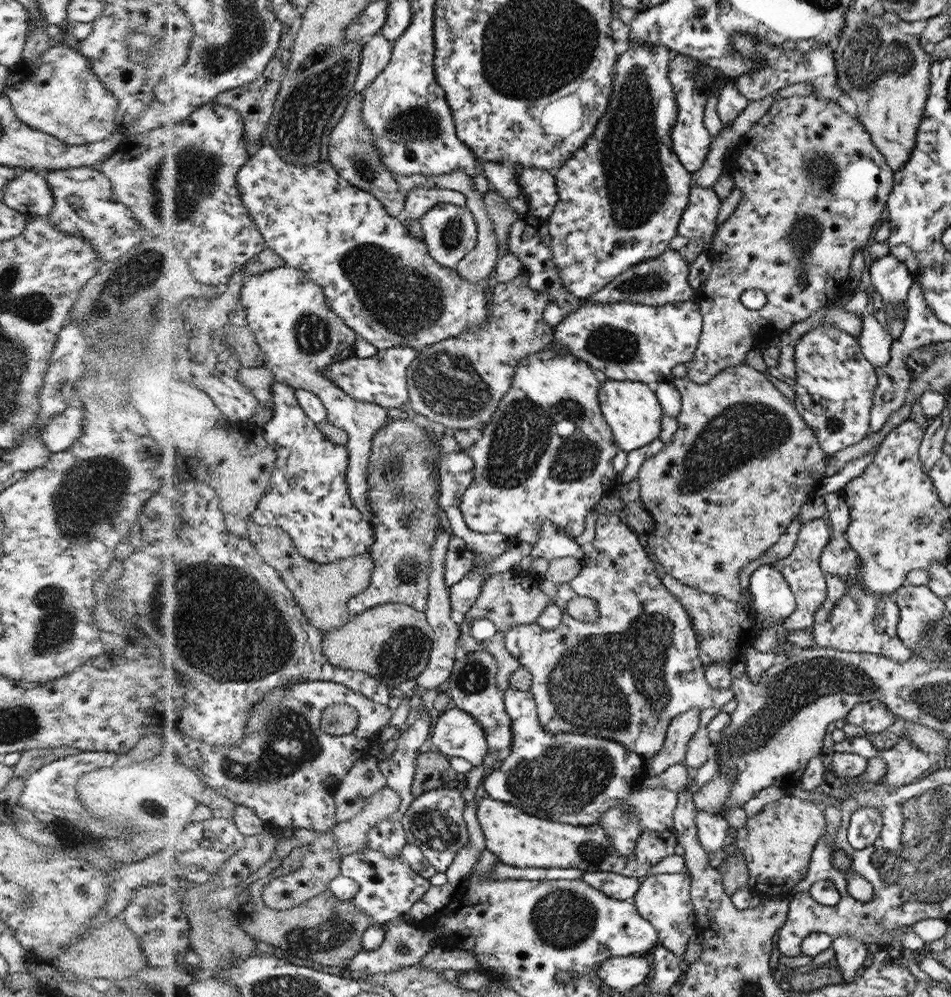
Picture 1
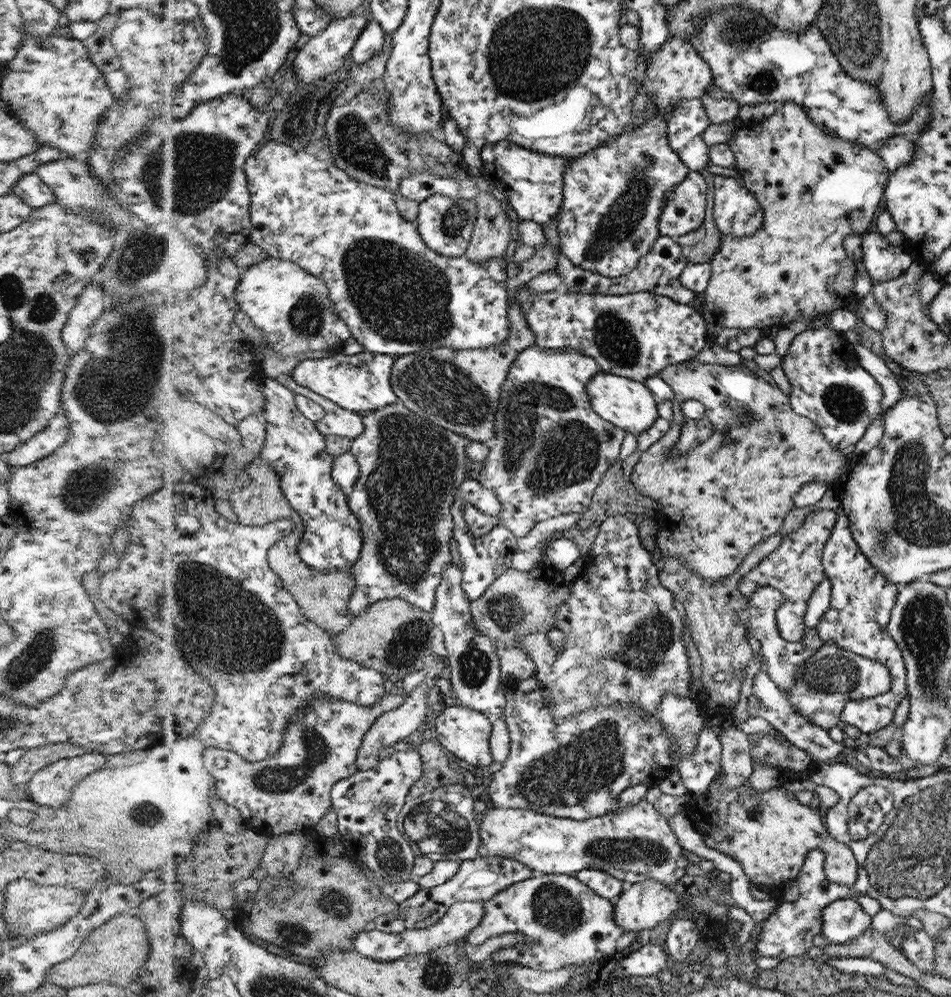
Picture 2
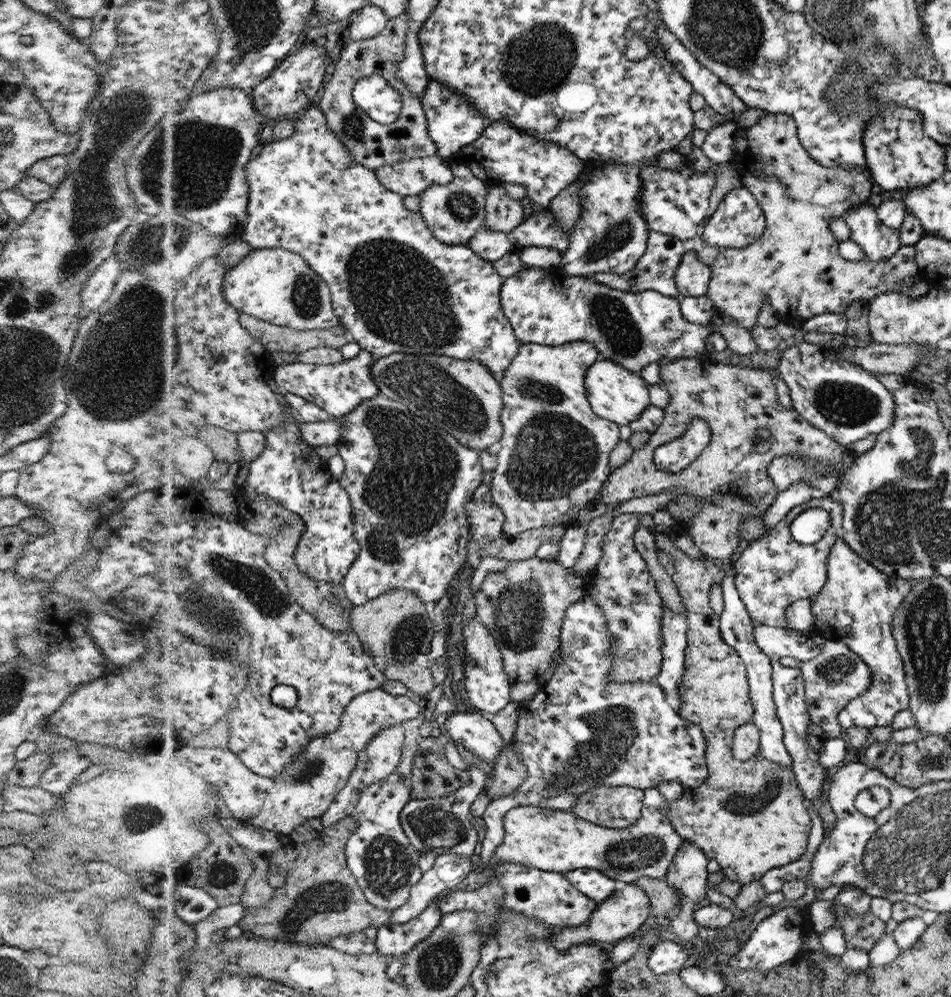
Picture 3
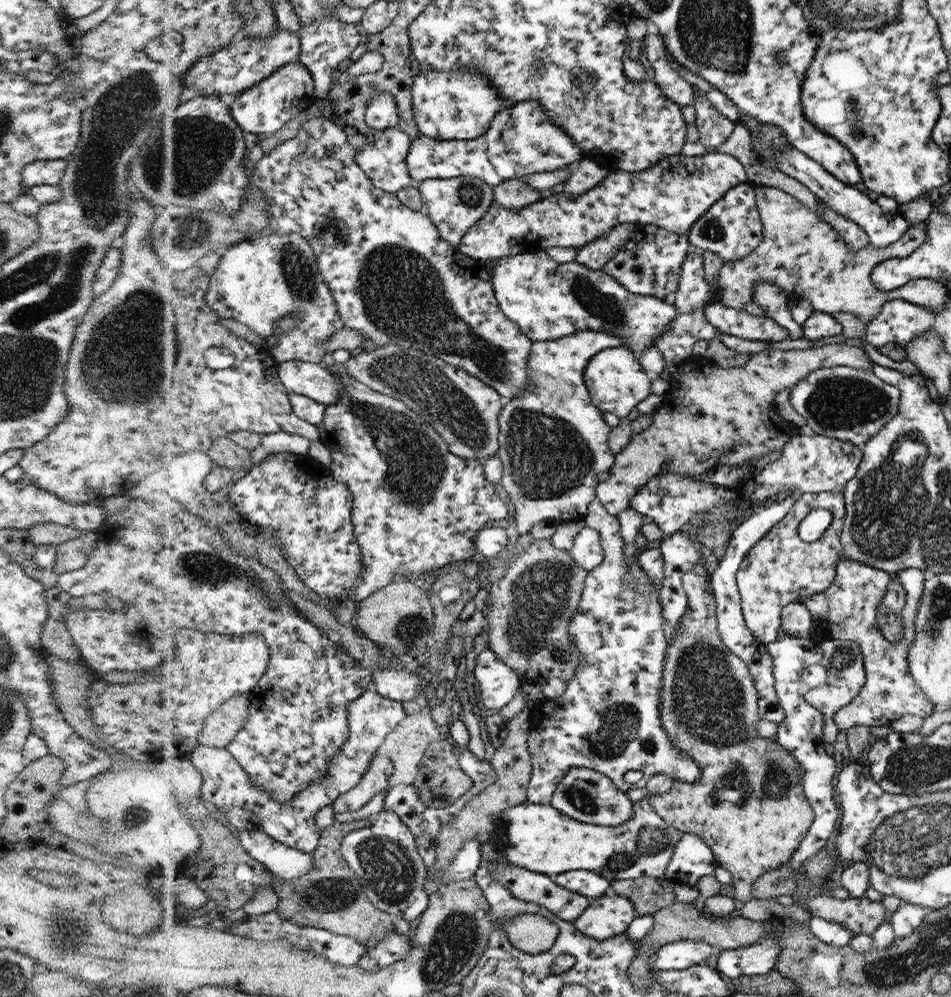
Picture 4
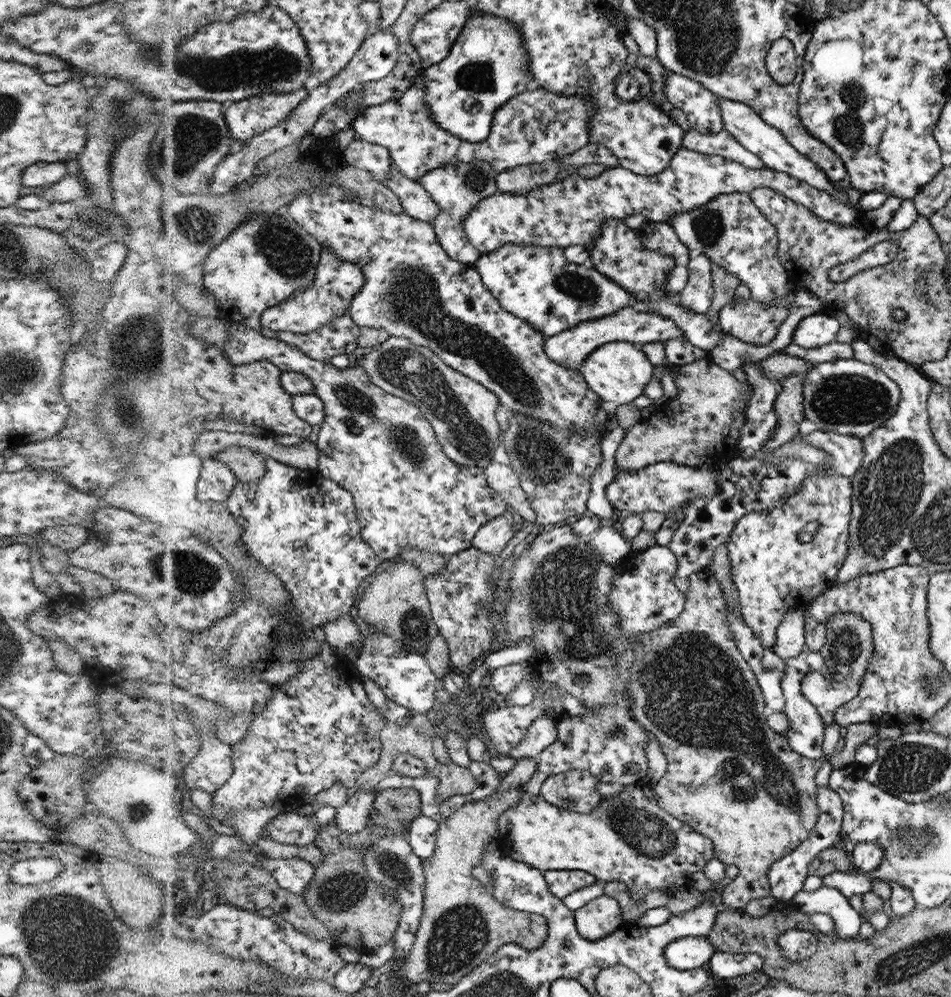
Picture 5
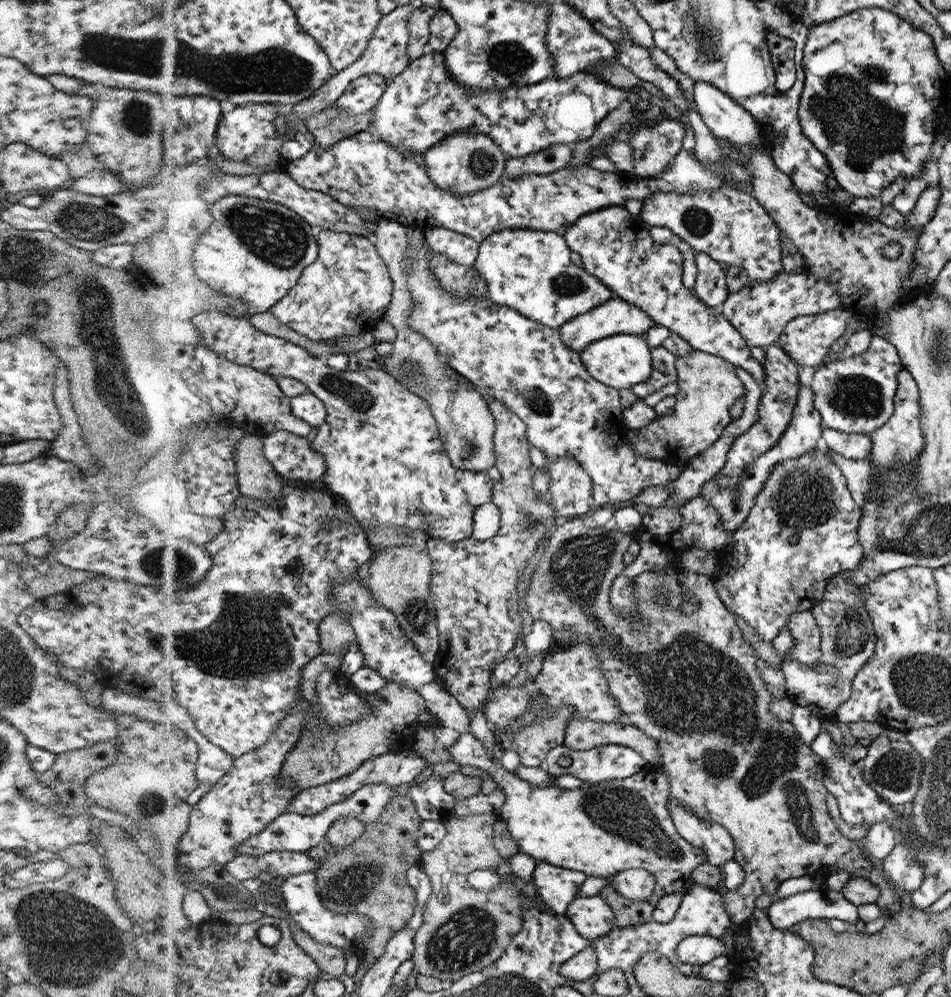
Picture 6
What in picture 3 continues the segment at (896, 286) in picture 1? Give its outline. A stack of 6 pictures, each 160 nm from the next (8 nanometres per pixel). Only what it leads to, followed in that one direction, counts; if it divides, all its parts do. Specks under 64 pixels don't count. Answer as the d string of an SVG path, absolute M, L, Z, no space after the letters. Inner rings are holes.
M862 203L857 207L852 207L843 214L843 220L851 230L850 239L857 242L865 252L868 261L881 263L887 261L903 245L900 242L900 229L888 228L878 220L878 215L874 205Z

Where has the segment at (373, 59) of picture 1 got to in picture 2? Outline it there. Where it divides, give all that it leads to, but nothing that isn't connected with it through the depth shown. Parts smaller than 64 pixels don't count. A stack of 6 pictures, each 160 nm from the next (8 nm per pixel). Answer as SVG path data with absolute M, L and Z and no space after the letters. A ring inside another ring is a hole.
M373 16L362 36L356 41L353 58L355 63L370 64L376 55L379 55L387 41L387 32L384 26L380 24Z

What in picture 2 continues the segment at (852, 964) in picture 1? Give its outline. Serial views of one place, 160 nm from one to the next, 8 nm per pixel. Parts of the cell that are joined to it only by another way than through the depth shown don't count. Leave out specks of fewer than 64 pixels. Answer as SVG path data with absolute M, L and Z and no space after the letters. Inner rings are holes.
M844 898L828 904L822 910L821 934L831 944L854 942L871 927L871 917L853 898Z

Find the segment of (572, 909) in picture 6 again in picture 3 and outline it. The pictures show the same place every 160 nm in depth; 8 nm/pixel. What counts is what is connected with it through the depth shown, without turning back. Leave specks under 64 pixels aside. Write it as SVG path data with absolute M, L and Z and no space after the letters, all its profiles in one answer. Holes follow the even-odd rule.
M628 883L624 890L615 890L607 901L599 903L599 908L592 914L590 922L586 922L584 926L576 926L576 928L564 928L550 937L550 944L555 945L560 951L566 951L572 944L588 943L589 941L607 943L621 941L638 933L650 916L651 910L651 900L648 899L648 895L639 886Z

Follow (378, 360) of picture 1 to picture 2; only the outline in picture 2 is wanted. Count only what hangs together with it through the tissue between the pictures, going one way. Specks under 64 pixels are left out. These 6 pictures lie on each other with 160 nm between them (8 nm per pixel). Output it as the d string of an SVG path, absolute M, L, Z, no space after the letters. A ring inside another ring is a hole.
M364 350L357 355L346 355L341 351L332 356L308 359L299 364L291 374L302 386L336 402L353 412L372 412L385 406L402 402L392 386L392 371L398 356L376 354Z

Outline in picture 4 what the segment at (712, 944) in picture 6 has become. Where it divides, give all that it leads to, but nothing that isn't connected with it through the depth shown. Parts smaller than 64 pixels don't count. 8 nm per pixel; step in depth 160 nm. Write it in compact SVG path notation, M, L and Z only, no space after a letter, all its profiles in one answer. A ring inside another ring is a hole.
M694 940L673 941L661 946L654 955L654 970L685 970L709 959L716 949L706 942Z

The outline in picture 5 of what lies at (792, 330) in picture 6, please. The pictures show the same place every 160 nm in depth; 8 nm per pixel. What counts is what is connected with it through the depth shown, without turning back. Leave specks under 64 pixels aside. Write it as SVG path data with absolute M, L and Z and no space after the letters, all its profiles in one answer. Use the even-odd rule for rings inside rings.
M821 311L803 318L796 326L793 343L802 348L818 348L836 340L841 324L838 319Z

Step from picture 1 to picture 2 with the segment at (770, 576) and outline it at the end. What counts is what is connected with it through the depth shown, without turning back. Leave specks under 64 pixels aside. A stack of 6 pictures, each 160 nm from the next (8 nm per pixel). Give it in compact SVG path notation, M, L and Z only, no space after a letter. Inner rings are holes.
M761 586L753 597L748 599L749 628L751 634L756 640L760 641L761 653L766 657L768 676L775 681L778 691L786 698L790 689L796 680L797 672L801 664L810 656L813 655L814 650L808 649L801 641L788 642L781 637L777 627L777 620L775 610L782 602L782 595L779 590L771 586Z

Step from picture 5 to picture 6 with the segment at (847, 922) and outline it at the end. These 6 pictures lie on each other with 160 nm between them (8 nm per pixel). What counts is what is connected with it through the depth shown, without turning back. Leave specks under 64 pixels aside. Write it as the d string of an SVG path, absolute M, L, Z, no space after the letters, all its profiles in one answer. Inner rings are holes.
M824 889L810 890L788 896L775 902L765 910L771 923L779 929L790 929L792 925L809 919L836 919L856 926L858 908L839 892Z

